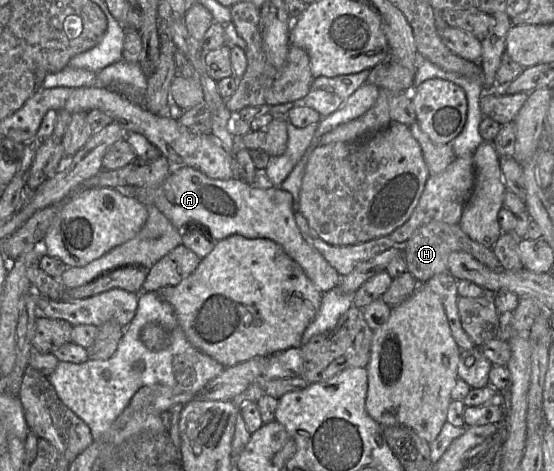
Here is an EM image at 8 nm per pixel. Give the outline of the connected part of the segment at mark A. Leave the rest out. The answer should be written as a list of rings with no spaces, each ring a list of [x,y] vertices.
[[[182,166],[173,167],[167,179],[157,188],[137,187],[135,198],[147,207],[158,208],[181,231],[194,225],[205,229],[214,241],[237,234],[276,242],[300,265],[322,294],[340,283],[342,276],[302,237],[294,218],[292,195],[279,187],[248,184],[241,178],[214,179],[192,167]]]

